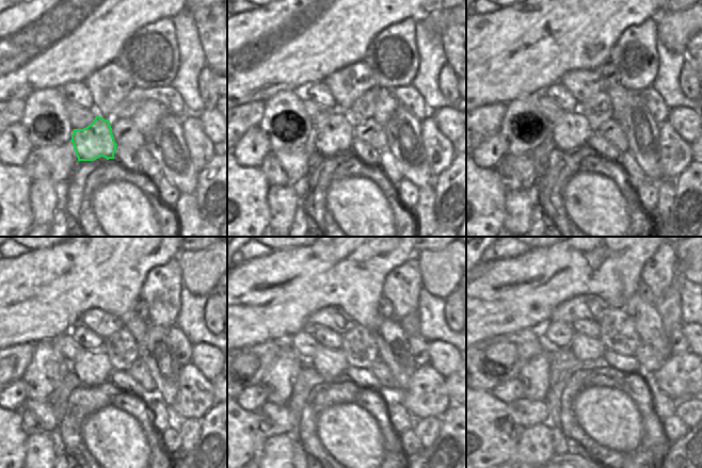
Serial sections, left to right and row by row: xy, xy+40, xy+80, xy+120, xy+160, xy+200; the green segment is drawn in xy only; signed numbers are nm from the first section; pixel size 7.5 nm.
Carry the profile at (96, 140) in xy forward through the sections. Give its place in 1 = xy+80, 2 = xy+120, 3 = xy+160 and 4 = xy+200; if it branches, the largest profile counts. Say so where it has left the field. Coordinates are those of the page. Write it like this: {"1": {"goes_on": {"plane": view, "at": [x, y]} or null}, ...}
{"1": {"goes_on": {"plane": "xy+80", "at": [572, 130]}}, "2": {"goes_on": {"plane": "xy+120", "at": [92, 367]}}, "3": {"goes_on": {"plane": "xy+160", "at": [331, 364]}}, "4": {"goes_on": {"plane": "xy+200", "at": [584, 348]}}}

